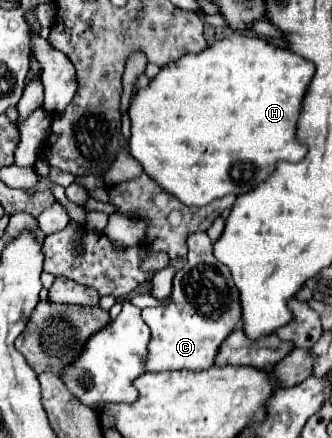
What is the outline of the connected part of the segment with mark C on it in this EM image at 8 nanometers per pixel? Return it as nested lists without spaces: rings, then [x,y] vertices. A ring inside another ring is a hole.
[[[195,233],[187,239],[187,265],[173,277],[173,291],[165,305],[143,309],[141,317],[151,329],[147,371],[205,371],[215,365],[221,343],[241,321],[239,289],[231,271],[213,255],[213,243],[207,233]]]

